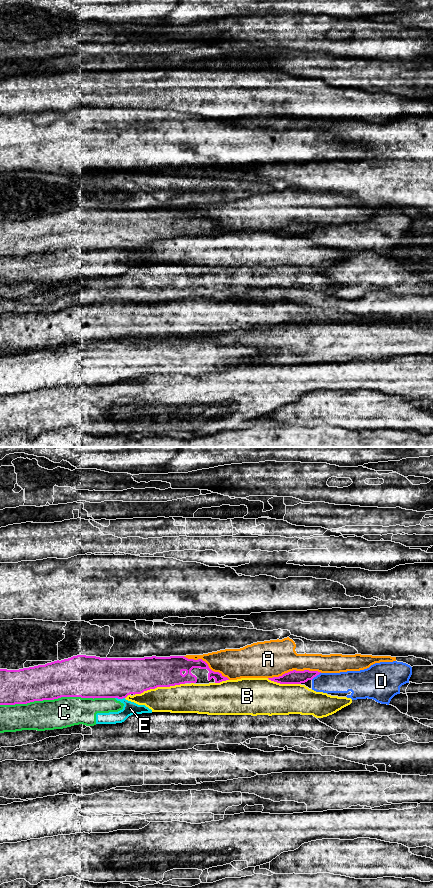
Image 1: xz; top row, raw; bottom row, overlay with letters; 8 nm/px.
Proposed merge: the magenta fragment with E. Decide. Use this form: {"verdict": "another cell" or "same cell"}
{"verdict": "another cell"}

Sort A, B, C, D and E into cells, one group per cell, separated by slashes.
A / B / C E / D

